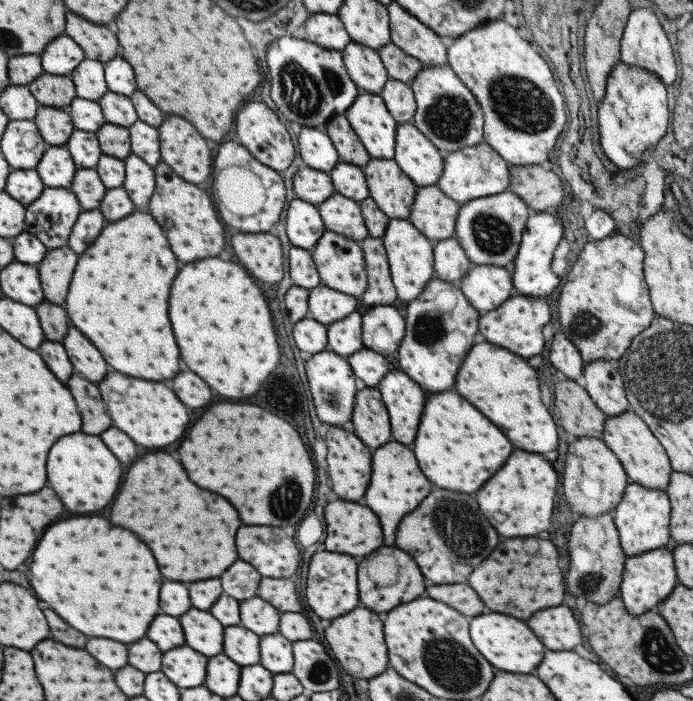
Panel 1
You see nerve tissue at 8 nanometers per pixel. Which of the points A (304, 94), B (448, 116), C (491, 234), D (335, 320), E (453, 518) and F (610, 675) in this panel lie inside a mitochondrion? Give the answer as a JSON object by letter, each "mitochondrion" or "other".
{"A":"mitochondrion","B":"mitochondrion","C":"mitochondrion","D":"other","E":"mitochondrion","F":"other"}

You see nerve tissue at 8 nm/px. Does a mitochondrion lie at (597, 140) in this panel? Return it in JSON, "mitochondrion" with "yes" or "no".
{"mitochondrion":"no"}

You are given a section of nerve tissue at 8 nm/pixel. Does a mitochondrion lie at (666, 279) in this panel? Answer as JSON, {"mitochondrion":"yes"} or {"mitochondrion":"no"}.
{"mitochondrion":"no"}

